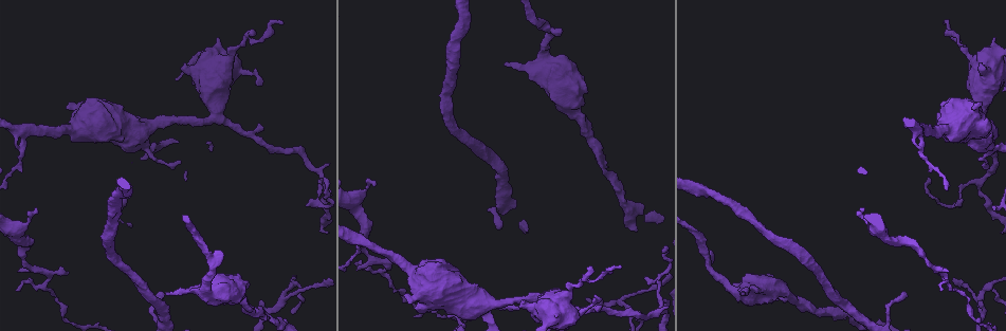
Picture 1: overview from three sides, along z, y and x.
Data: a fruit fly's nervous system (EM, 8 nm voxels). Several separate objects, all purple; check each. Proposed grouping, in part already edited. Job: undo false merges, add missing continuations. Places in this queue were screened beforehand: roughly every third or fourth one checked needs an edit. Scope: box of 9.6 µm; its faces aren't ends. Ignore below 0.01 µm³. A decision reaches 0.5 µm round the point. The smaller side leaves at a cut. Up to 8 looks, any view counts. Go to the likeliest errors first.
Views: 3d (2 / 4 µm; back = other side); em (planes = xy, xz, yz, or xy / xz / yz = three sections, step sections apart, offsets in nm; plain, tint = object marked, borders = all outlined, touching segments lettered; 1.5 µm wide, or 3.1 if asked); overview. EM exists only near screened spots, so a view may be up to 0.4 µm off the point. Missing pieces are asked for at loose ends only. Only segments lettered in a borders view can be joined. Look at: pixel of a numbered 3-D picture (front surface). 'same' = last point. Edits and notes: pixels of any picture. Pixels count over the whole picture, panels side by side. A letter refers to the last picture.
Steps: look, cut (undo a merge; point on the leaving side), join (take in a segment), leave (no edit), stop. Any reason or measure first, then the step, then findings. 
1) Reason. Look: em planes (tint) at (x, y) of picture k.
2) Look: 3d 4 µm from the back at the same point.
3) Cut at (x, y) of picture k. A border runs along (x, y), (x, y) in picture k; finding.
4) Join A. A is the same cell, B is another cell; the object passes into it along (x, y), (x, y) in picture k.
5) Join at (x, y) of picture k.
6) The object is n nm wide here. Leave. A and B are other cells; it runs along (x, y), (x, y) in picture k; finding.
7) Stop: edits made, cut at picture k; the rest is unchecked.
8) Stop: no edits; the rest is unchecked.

Thick turns thin. Look: em yz step 8 (tint) at (233, 52) of picture 1.

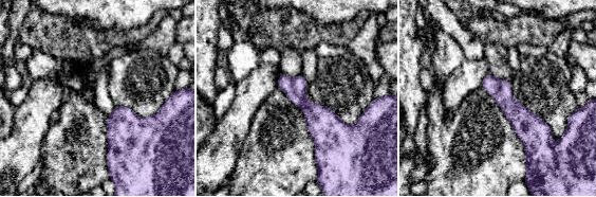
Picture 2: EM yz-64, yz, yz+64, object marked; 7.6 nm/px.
Look: em planes (borders) at the same point.

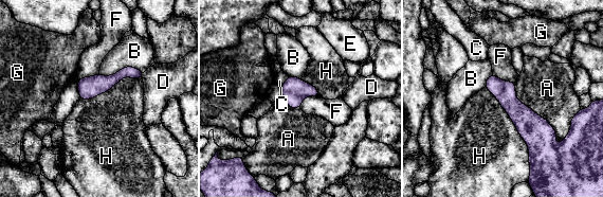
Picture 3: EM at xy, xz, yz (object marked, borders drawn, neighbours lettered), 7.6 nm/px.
The object is 160 nm wide here. Leave. A, B, C, D, E, F, G and H are other cells; continuous, no second neuron.

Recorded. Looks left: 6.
Look: em xz step 8 (tint) at (620, 298) of picture 1.

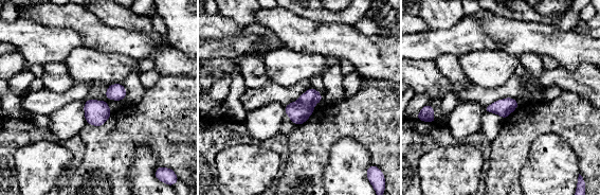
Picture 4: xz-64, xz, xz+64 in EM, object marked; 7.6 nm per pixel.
Look: em planes (borders) at the same point.

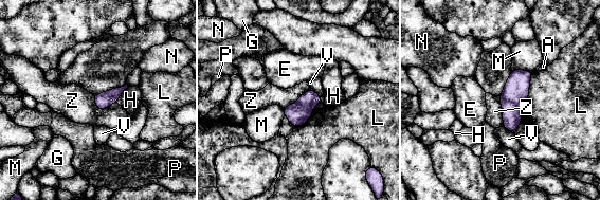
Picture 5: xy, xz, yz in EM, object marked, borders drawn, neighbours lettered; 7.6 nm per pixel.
The object is 120 nm wide here. Cut at (511, 113) of picture 5. A, E, G, H, L, M, N, P, V and Z are other cells; a border runs along (501, 96), (511, 101), (520, 109) in picture 5; a second neuron is stuck on.

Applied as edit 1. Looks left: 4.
Thick turns thin. Look: 3d 2 µm at (544, 45) of picture 1.

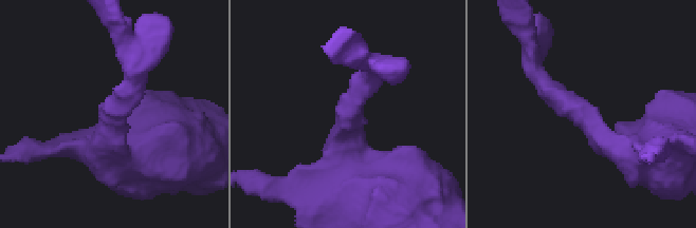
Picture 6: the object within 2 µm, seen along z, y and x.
Look: em xy step 4 (tint) at (111, 117) of picture 6.

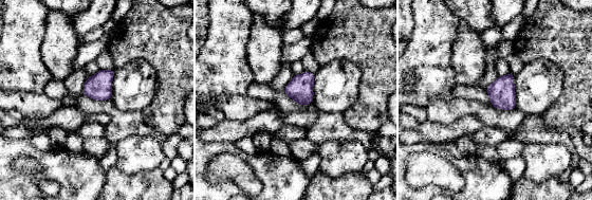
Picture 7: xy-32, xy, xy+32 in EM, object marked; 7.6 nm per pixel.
Cut it another way. Look: em planes (borders) at the same point.

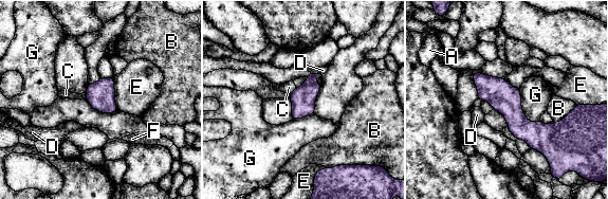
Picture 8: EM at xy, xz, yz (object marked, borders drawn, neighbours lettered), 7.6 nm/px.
The object is 180 nm wide here. Leave. A, B, C, D, E, F and G are other cells; it runs along (476, 76), (530, 130), (566, 124) in picture 8; one neuron here.

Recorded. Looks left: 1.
Stop: edits made, cut at picture 5; the rest is unchecked.

